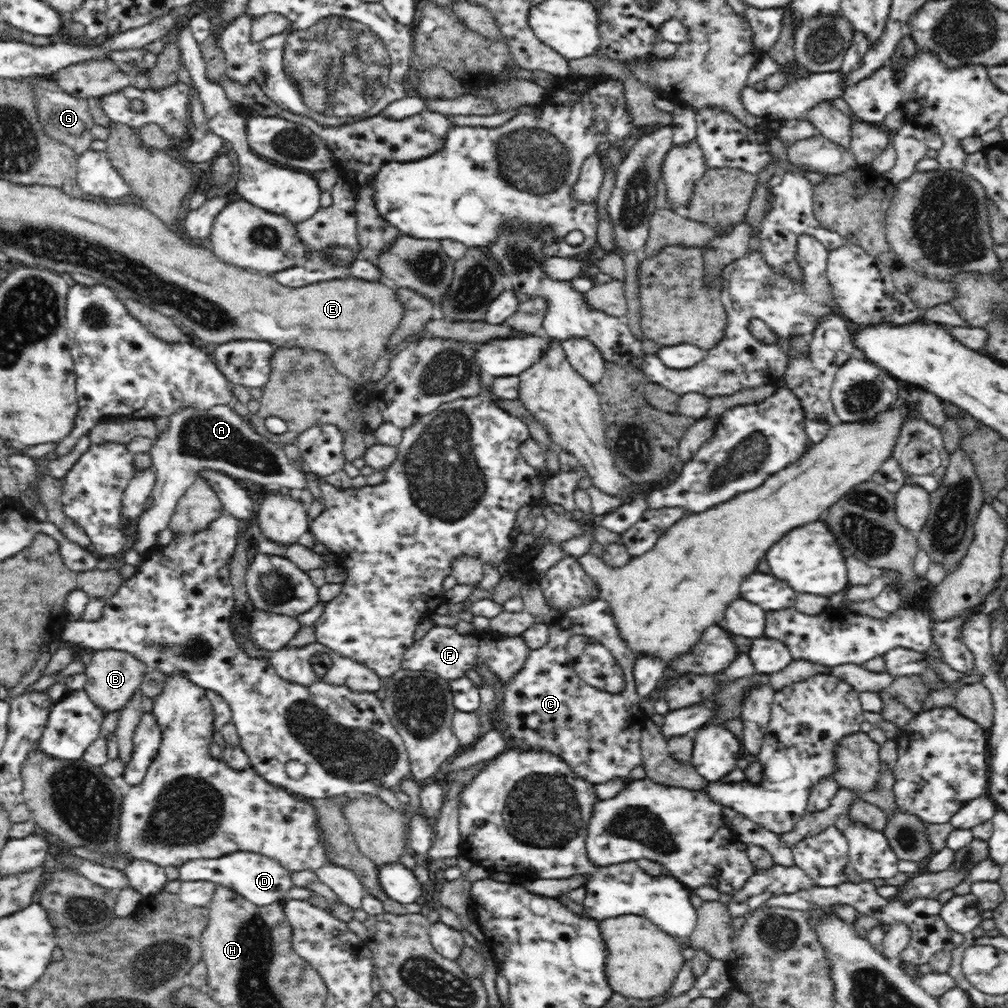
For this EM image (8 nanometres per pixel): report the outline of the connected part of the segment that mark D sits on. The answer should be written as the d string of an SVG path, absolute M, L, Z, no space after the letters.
M248 851L233 852L220 858L189 860L179 868L179 878L183 881L205 880L215 882L231 888L257 905L269 905L288 898L289 890L294 886L290 874L291 871L286 870L275 860Z

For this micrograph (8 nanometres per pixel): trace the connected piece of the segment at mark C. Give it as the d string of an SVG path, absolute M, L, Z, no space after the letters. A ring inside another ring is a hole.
M602 598L578 608L568 609L557 620L552 620L548 624L548 628L548 644L532 650L527 662L524 663L524 670L508 684L508 688L504 688L502 706L492 712L494 727L506 727L506 732L510 735L510 742L508 742L506 749L547 750L559 756L578 777L594 786L617 778L628 781L630 772L636 766L642 765L641 736L648 720L644 716L642 706L640 706L642 698L637 694L633 676L635 662L638 659L637 655L620 637L620 631L618 631L616 621L612 616L612 608ZM575 634L593 637L614 656L616 662L622 667L626 678L626 689L622 693L609 694L597 690L588 686L577 676L572 666L567 662L566 651L570 636Z

